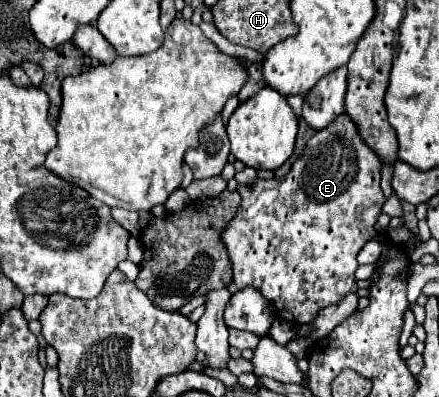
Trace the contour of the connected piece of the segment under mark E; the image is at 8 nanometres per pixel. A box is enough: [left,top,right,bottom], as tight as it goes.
[222,113,386,325]

